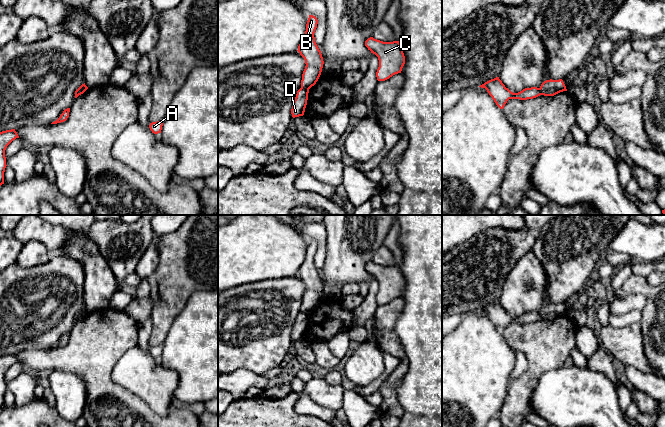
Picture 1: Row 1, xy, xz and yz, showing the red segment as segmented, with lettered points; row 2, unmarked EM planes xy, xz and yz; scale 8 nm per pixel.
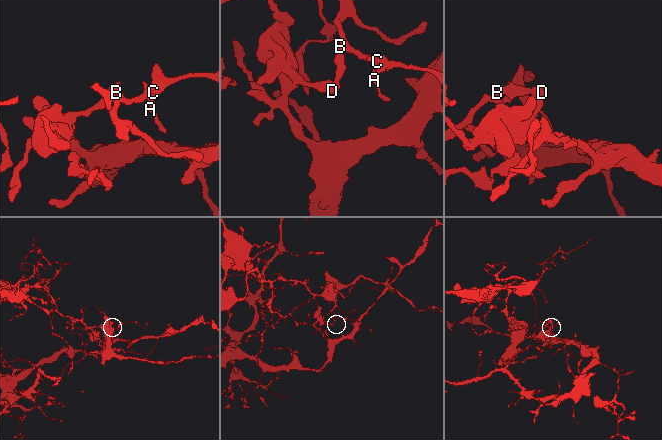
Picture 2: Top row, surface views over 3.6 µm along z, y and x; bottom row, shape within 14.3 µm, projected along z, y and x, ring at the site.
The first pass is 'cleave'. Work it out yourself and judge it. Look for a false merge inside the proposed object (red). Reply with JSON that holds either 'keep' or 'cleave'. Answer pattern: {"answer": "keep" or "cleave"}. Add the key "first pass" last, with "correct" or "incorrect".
{"answer": "cleave", "first pass": "correct"}

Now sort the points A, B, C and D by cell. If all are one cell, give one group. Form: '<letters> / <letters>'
A B C / D

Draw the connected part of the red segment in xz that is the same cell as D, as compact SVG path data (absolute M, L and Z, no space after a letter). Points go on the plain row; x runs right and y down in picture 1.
M300 312L297 315L293 330L291 333L292 341L303 340L307 329L309 314Z

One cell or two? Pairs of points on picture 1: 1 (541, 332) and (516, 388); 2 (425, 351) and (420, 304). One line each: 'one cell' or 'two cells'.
1: one cell
2: one cell

